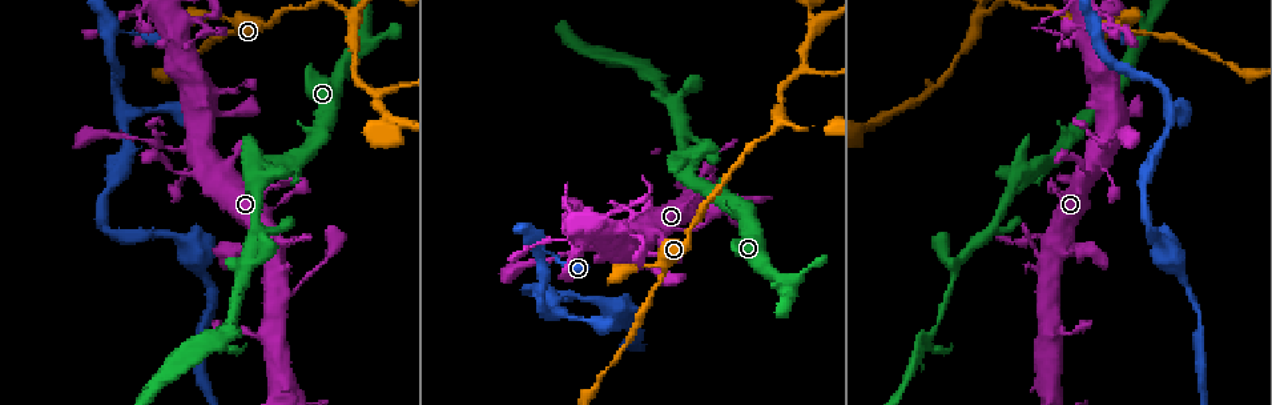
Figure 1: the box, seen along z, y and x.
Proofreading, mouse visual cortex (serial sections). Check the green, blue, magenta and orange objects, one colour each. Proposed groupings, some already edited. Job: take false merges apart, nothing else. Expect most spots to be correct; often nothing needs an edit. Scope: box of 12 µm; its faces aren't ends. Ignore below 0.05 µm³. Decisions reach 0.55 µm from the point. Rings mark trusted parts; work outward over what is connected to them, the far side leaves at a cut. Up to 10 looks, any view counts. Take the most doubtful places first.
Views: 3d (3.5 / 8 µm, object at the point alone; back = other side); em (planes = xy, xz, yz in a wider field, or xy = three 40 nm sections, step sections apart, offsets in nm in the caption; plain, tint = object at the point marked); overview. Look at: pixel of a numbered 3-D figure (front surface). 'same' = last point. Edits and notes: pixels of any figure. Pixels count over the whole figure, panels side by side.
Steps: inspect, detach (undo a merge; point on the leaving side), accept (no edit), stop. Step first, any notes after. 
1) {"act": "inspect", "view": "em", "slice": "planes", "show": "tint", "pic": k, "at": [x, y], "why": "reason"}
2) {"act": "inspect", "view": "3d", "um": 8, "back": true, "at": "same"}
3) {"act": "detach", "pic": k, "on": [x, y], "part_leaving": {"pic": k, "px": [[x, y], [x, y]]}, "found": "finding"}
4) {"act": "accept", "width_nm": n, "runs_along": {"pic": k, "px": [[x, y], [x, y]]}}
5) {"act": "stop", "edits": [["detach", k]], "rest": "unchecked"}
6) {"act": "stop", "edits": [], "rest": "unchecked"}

{"act": "inspect", "view": "3d", "um": 3.5, "pic": 1, "at": [352, 12], "why": "sharp bend"}

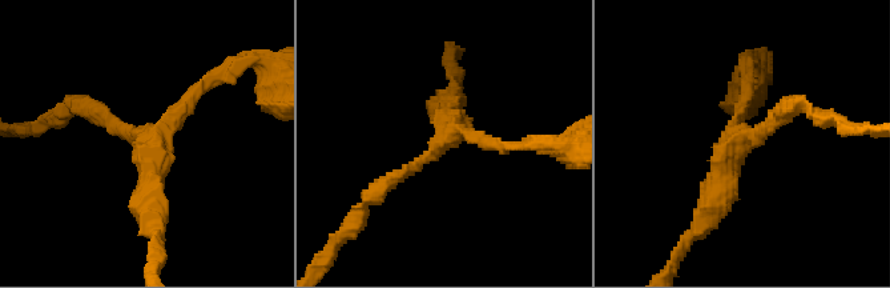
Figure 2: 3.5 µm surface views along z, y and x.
{"act": "inspect", "view": "em", "slice": "xy", "step": 5, "show": "tint", "pic": 2, "at": [741, 141]}

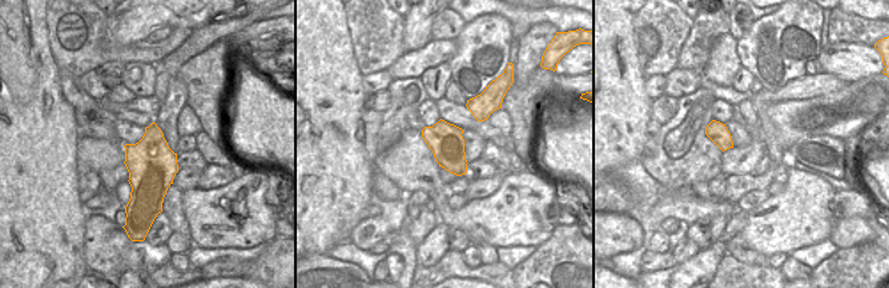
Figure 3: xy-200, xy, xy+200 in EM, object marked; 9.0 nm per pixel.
{"act": "accept", "arm_widths_nm": [150, 150, 350], "runs_along": {"pic": 2, "px": [[788, 108], [729, 154], [705, 219]]}, "found": "continuous, no second cell"}

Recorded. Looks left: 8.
{"act": "inspect", "view": "3d", "um": 3.5, "pic": 1, "at": [929, 340], "why": "thick turns thin"}

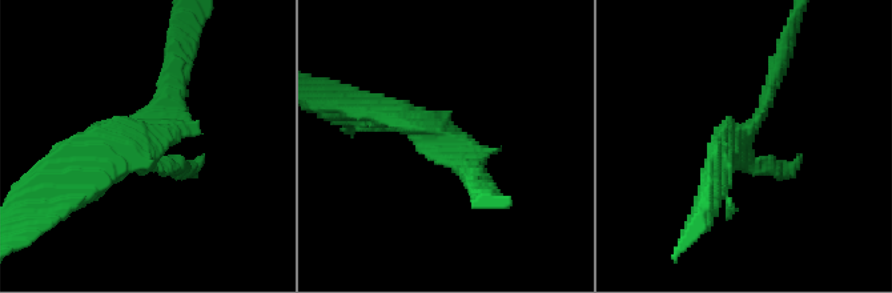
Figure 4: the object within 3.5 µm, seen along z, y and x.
{"act": "inspect", "view": "em", "slice": "xy", "step": 2, "show": "tint", "pic": 4, "at": [147, 138]}

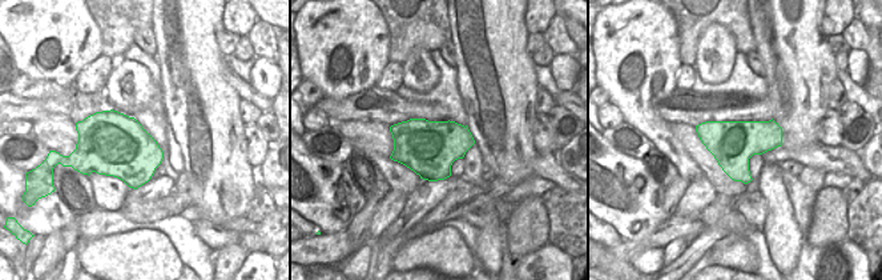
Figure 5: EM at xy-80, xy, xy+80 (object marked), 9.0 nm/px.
{"act": "accept", "found": "one cell here"}

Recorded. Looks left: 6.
{"act": "inspect", "view": "3d", "um": 3.5, "pic": 1, "at": [376, 92], "why": "arms part here"}

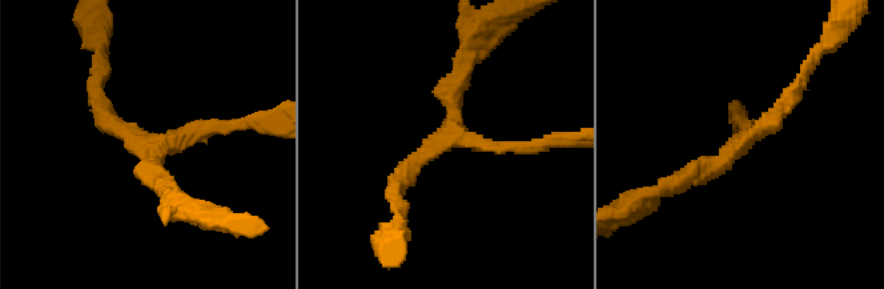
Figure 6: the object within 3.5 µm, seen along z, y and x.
{"act": "inspect", "view": "em", "slice": "xy", "step": 1, "show": "tint", "pic": 6, "at": [150, 149], "arms": 3, "arm_widths_nm": [150, 200, 250]}

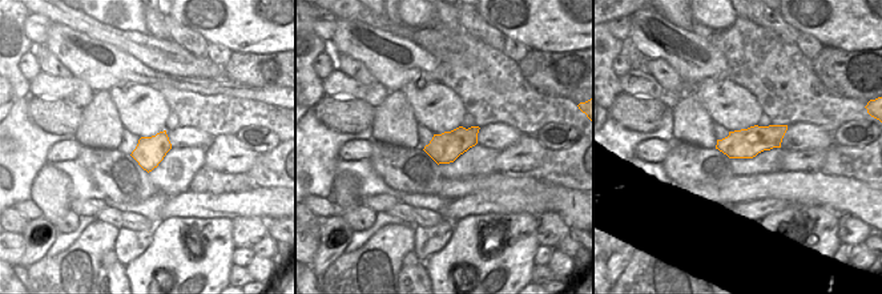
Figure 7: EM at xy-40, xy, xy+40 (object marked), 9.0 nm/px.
{"act": "accept", "runs_along": {"pic": 6, "px": [[788, 99], [719, 164], [664, 188]]}, "found": "one cell here"}

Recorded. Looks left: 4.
{"act": "inspect", "view": "em", "slice": "xy", "step": 1, "show": "tint", "pic": 1, "at": [565, 205], "why": "sharp bend"}

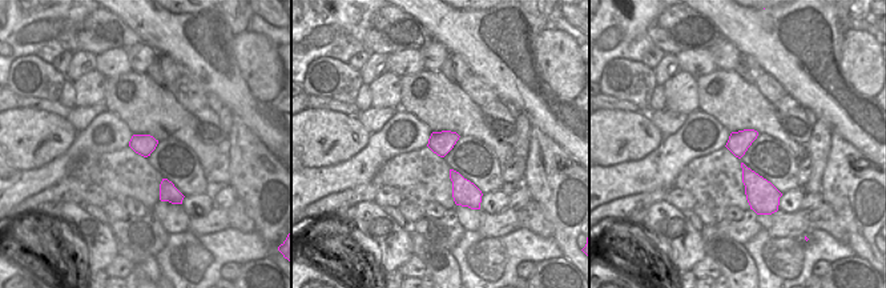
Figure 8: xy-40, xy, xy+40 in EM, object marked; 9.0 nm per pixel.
{"act": "inspect", "view": "3d", "um": 3.5, "at": "same"}

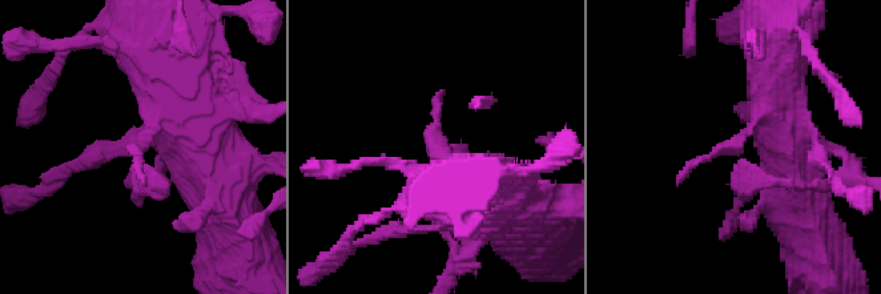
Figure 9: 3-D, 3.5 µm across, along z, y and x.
{"act": "accept", "found": "one cell here"}

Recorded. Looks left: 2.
{"act": "stop", "edits": [], "rest": "unchecked"}

